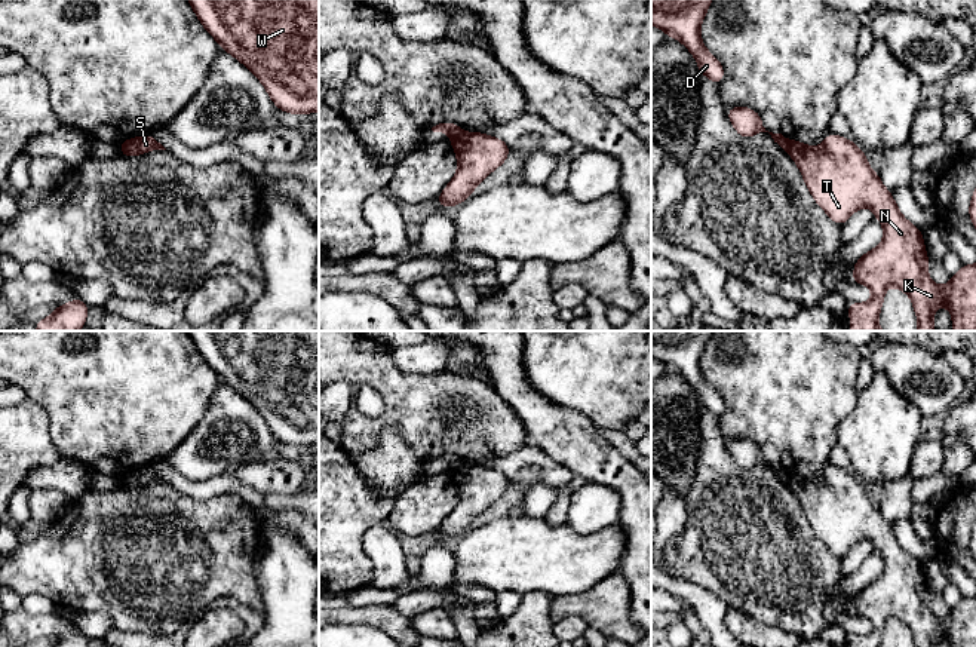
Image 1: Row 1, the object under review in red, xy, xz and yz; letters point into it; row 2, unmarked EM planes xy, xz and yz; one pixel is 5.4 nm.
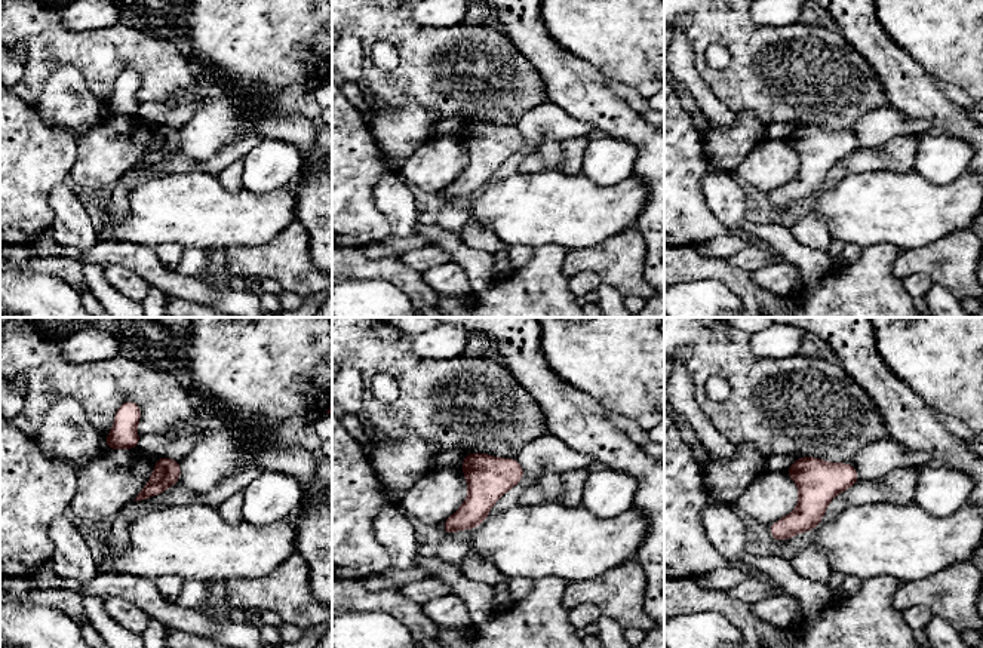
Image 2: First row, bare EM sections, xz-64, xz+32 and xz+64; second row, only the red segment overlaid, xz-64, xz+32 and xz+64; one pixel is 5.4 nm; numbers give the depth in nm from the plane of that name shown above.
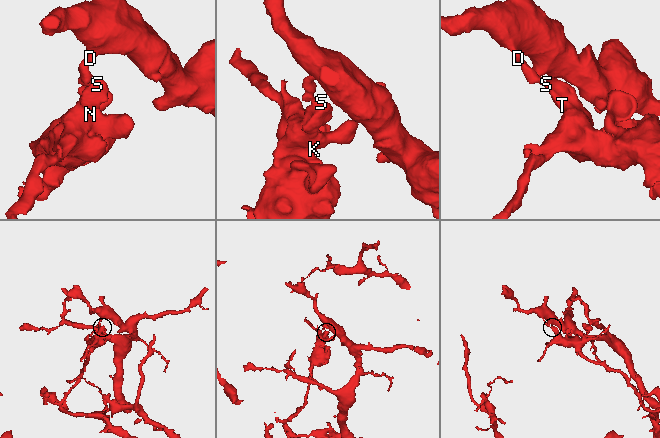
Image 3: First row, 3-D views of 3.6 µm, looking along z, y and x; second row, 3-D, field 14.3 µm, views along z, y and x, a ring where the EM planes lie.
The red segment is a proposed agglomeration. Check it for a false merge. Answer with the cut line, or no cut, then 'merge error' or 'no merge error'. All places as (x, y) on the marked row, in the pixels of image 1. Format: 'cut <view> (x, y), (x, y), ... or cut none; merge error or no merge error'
cut xz (462, 131), (451, 140); merge error

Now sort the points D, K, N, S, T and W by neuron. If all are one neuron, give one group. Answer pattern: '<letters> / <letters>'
D W / K N S T

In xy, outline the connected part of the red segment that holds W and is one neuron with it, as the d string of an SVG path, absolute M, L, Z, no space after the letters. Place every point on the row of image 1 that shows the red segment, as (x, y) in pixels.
M188 0L203 28L266 88L276 108L319 111L319 0Z

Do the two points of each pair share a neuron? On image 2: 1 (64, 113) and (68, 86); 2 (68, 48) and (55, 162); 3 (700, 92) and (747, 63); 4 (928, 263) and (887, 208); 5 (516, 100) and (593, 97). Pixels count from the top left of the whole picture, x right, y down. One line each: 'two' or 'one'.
1: one
2: two
3: two
4: two
5: two

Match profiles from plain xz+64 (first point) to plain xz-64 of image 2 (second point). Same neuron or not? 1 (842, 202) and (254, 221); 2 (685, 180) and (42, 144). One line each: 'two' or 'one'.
1: one
2: one

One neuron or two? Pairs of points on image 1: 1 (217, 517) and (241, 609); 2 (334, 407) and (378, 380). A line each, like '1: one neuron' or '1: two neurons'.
1: two neurons
2: two neurons

